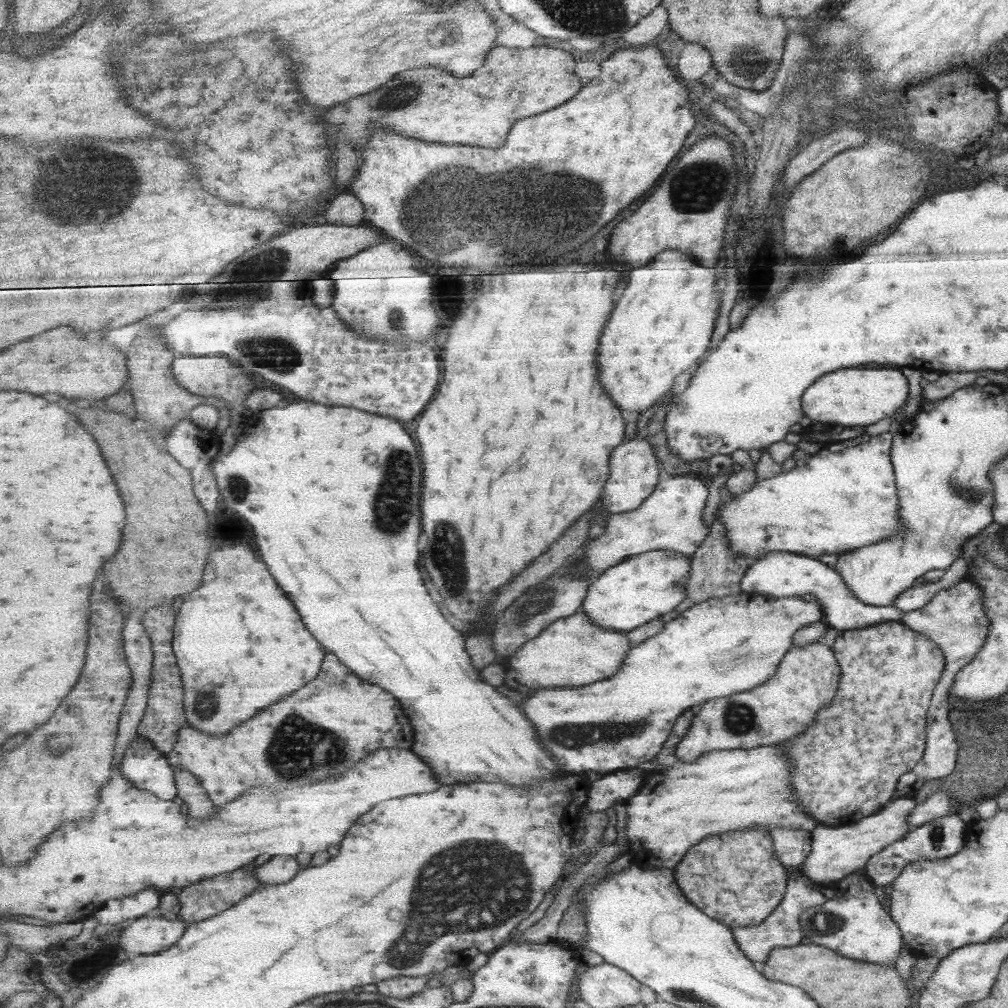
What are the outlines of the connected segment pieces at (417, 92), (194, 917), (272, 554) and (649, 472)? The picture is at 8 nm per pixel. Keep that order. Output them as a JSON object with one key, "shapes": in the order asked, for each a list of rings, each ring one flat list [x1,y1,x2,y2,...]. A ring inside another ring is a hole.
{"shapes":[[[537,44,525,50,508,46,493,46,484,65,473,76,457,78,455,74,442,68,411,69,400,73,381,90,333,106,325,114,325,122,335,128,335,138,345,136,355,149,363,151,365,142,373,133,373,122,377,126,391,126,391,130,405,134,407,138,421,138,425,142,445,142,445,144,467,144,498,149,505,146,511,128,522,118,553,110,569,102,580,92,581,80,575,72,575,60,564,46]],[[239,869,231,873,203,879,197,884,185,887,178,894,181,910,177,917,188,924,213,918,213,916,217,916,217,914,221,914,224,910,241,902,261,884,262,882,260,882,260,879,257,879,255,872,243,872,243,870]],[[297,402,287,408,263,409,263,412,256,413,254,423,248,426,245,435,238,438,232,451,225,456,219,455,214,460,212,469,224,498,222,508,227,504,255,528,261,558,265,558,265,564,269,566,269,570,273,570,273,576,277,578,277,582,281,582,281,588,289,594,289,598,297,602,297,610,301,610,305,626,309,626,309,630,313,630,313,636,329,652,335,652,341,662,345,662,355,674,367,678,377,686,385,687,385,690,401,702,405,714,414,726,415,742,411,750,428,764,440,784,503,782,515,786,531,786,539,780,558,778,565,774,557,766,553,756,545,750,545,746,539,742,537,730,533,722,523,714,523,710,507,696,501,696,495,686,485,682,480,670,471,662,463,634,447,622,439,606,433,602,433,596,429,596,429,590,425,588,421,572,417,570,417,556,421,556,421,552,417,552,417,538,421,534,423,468,415,440,397,420,369,414,357,408,325,406,317,402]],[[630,440,617,446,611,455,610,469,610,477,599,506,606,514,637,510,660,483,659,462,653,452,653,446,647,440]]]}

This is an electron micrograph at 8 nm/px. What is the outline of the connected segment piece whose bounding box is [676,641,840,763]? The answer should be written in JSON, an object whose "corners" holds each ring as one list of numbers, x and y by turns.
{"corners":[[822,641,810,642,805,646,790,646,783,658,780,658,777,672,773,673,773,678,769,678,769,682,765,682,765,686,761,688,757,686,741,694,731,694,729,698,711,698,709,702,700,705,696,709,697,715,693,719,691,728,677,746,676,757,679,757,683,763,693,763,701,758,701,755,713,750,750,750,757,746,777,745,781,740,803,733,813,722,817,710,823,704,831,702,839,682,839,670,831,648]]}

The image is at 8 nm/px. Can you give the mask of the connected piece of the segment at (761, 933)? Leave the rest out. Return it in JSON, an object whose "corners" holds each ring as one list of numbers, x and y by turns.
{"corners":[[799,867,789,868,789,870,787,870,787,880,786,885,784,886,783,898,780,900,780,903,771,911,771,914,768,914,767,918,765,918,765,920,761,921,759,924,731,928,736,945,740,947,744,955,753,963,765,962,765,959,772,948,791,947,802,942,802,932,798,923,799,915,804,912,806,908,819,906,822,902,825,902,831,897,833,897,833,892,830,888,828,888,828,886,821,883,812,884,805,878,804,874,801,874]]}

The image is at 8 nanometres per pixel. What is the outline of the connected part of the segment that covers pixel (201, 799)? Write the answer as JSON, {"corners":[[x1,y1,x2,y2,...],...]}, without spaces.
{"corners":[[175,769,178,797,188,805,193,818,205,818,215,814,215,804,209,800,207,790,193,773,185,769]]}

